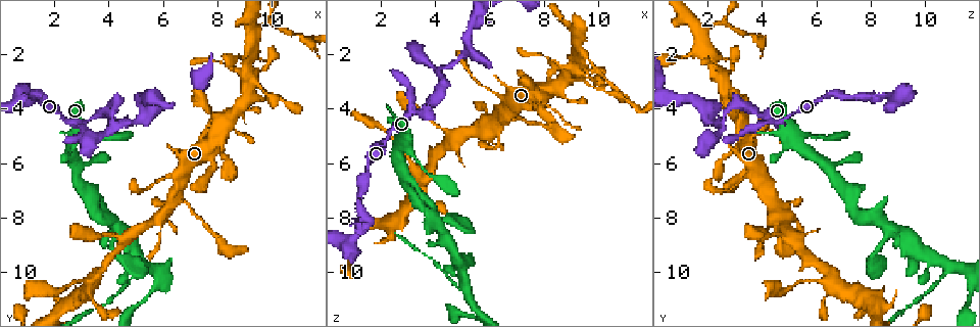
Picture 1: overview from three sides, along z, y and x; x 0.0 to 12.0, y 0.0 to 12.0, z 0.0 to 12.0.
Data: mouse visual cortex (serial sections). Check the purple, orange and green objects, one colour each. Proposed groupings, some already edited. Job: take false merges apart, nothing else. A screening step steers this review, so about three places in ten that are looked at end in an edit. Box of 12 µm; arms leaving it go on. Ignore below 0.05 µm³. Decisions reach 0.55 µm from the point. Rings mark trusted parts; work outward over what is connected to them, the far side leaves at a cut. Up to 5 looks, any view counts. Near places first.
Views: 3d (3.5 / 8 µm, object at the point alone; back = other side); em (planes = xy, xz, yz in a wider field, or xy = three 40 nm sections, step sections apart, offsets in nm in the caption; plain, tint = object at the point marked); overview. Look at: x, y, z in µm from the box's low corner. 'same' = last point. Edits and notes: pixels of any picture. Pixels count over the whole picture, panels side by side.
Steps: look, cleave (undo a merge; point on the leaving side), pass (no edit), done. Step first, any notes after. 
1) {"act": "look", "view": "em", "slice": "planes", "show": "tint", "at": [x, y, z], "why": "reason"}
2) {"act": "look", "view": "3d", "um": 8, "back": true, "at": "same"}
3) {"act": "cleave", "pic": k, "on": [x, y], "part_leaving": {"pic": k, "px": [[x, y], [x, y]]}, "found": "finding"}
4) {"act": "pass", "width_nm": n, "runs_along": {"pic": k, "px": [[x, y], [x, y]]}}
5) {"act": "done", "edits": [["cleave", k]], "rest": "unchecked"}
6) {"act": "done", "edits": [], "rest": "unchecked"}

{"act": "look", "view": "3d", "um": 3.5, "at": [3.2, 4.5, 4.1], "why": "three-way junction"}

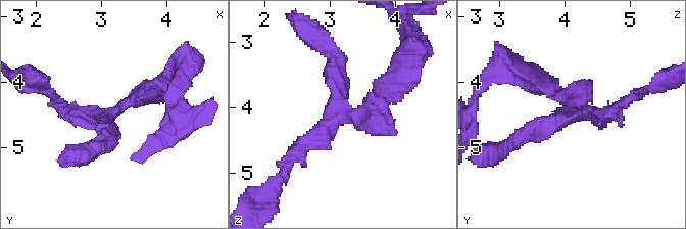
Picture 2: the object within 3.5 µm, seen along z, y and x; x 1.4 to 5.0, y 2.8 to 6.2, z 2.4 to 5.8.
{"act": "look", "view": "em", "slice": "xy", "step": 3, "show": "tint", "at": [3.15, 4.50, 4.10], "why": "need the tissue"}

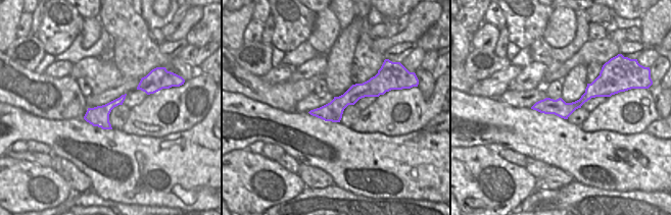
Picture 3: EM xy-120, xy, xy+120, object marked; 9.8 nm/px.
{"act": "pass", "runs_along": {"pic": 2, "px": [[286, 162], [392, 90]]}, "found": "continuous, no second cell"}

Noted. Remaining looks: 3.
{"act": "look", "view": "3d", "um": 3.5, "at": [4.1, 4.3, 2.6], "why": "sharp bend"}

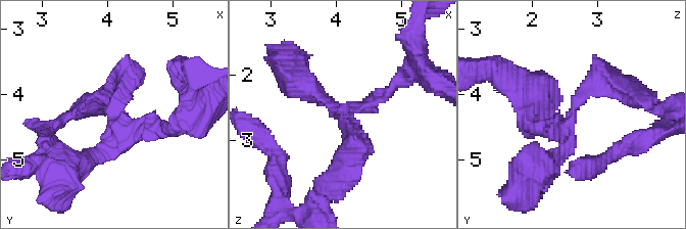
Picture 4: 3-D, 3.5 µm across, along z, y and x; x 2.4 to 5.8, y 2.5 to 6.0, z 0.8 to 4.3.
{"act": "look", "view": "em", "slice": "xy", "step": 5, "show": "tint", "at": [4.20, 4.35, 2.55], "arms": 3, "arm_widths_nm": [200, 200, 300]}

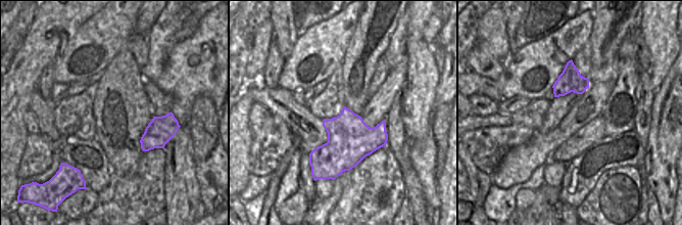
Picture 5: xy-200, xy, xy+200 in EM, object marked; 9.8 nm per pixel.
{"act": "pass", "width_nm": 440, "runs_along": {"pic": 4, "px": [[346, 159], [349, 110], [402, 79]]}, "found": "continuous, no second cell"}

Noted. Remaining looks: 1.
{"act": "done", "edits": [], "rest": "unchecked"}

